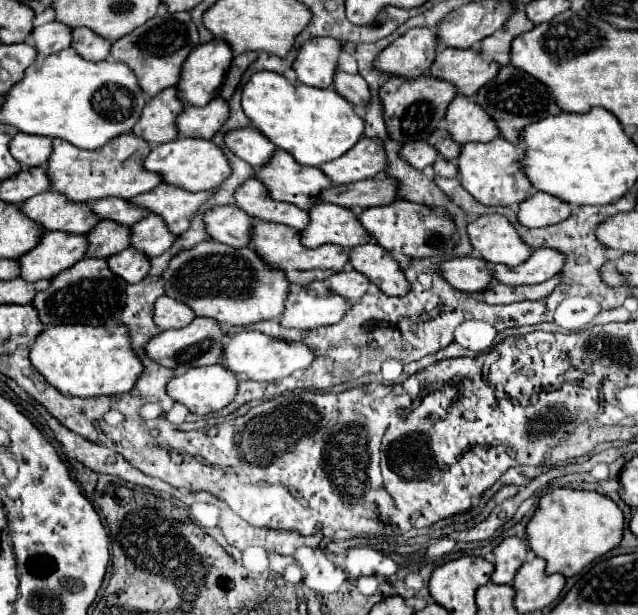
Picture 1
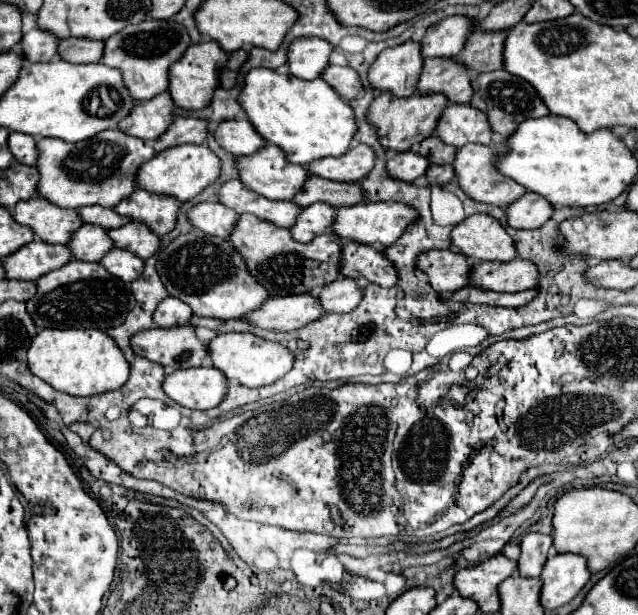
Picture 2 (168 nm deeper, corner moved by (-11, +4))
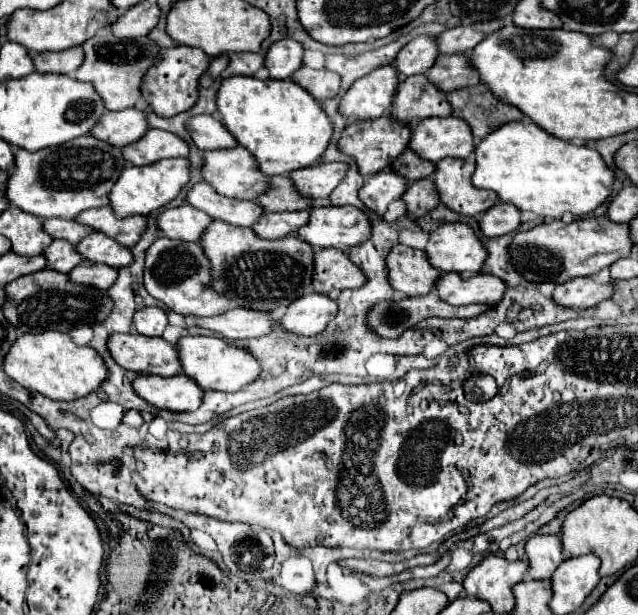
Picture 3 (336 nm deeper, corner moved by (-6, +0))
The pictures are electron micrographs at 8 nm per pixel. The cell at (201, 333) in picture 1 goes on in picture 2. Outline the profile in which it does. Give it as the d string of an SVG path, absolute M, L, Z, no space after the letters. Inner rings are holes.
M196 326L150 328L132 338L136 354L162 364L166 370L202 366L208 358L208 344L196 336Z

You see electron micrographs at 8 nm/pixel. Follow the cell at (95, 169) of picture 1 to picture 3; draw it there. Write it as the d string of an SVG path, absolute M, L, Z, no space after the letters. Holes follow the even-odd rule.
M89 134L79 136L71 142L59 144L59 146L51 146L51 150L37 150L35 154L31 154L29 150L15 150L15 172L7 180L7 198L13 206L17 206L23 212L29 212L37 218L73 220L79 212L83 212L87 208L107 206L111 186L117 182L123 166L125 166L125 160L117 146L111 146Z

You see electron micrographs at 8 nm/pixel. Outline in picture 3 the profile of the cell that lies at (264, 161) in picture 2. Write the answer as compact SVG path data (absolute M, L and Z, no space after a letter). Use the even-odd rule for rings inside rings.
M243 146L203 152L201 176L227 198L255 200L267 188L267 176L255 170L255 162Z

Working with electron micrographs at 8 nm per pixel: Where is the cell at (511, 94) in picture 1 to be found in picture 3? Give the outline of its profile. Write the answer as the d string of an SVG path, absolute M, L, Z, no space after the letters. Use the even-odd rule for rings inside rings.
M483 84L449 92L447 102L453 108L453 116L463 118L471 126L473 136L479 140L503 126L505 122L523 118L517 108L505 106Z

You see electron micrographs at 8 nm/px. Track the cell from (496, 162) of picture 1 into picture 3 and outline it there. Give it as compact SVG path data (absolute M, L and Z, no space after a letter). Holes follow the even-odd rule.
M443 158L435 166L433 184L439 194L439 202L463 216L481 216L495 204L497 196L491 190L477 190L471 184L473 162L459 158Z

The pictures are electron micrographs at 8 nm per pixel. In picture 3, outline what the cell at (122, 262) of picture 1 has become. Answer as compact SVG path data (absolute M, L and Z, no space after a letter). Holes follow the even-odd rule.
M83 260L83 262L79 262L79 266L75 266L69 272L69 278L71 278L71 282L81 282L83 286L107 290L115 282L115 274L117 274L117 270L111 266Z

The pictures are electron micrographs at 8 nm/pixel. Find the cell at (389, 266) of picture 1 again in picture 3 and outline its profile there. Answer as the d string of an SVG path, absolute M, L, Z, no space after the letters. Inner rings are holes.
M337 248L315 252L313 290L317 294L329 294L331 290L359 288L363 286L363 272L349 260L349 256Z

